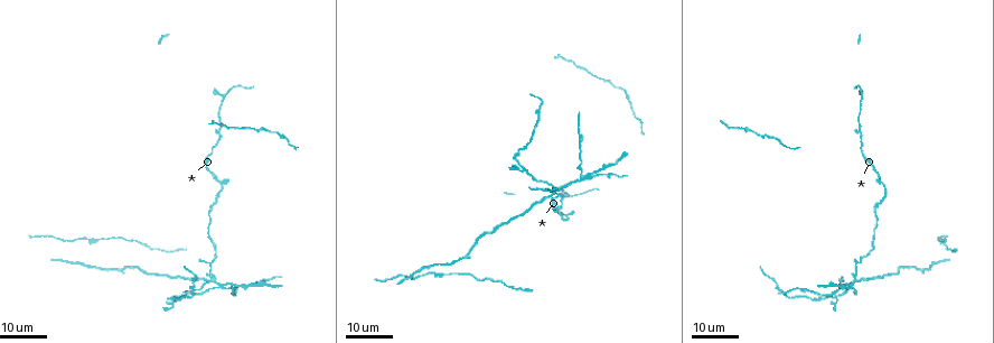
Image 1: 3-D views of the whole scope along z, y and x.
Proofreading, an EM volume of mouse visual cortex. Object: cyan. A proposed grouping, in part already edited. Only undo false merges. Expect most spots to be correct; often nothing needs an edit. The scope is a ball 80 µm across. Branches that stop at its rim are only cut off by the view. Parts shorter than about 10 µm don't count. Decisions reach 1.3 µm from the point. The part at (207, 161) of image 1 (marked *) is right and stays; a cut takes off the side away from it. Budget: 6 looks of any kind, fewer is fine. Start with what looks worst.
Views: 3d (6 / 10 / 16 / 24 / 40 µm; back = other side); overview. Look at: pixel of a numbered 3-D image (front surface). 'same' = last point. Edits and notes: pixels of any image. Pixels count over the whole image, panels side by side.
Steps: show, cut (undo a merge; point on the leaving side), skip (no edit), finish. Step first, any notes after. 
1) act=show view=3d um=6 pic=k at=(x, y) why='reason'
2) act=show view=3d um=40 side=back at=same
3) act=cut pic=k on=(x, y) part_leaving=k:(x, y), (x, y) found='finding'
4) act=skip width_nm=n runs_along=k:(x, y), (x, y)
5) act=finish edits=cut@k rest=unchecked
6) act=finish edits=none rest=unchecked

act=show view=3d um=16 pic=1 at=(211, 279) why='four or more arms meet'

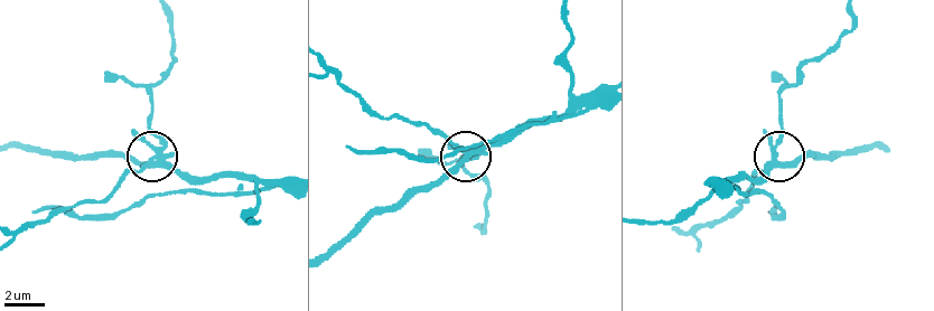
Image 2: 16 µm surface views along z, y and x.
act=show view=3d um=10 pic=2 at=(475, 154)

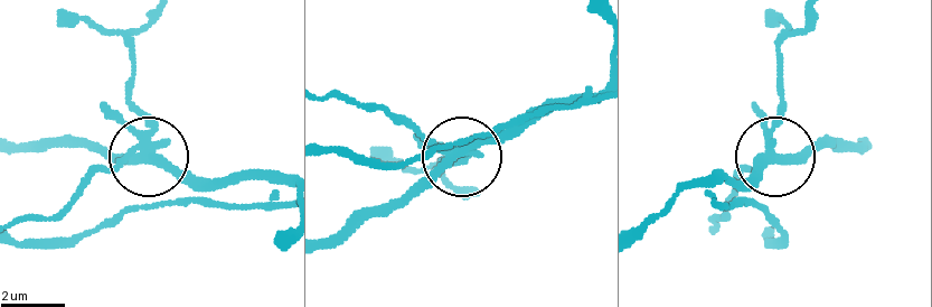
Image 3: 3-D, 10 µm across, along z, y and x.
act=cut pic=3 on=(431, 187) width_nm=300 part_leaving=3:(454, 151), (393, 199), (360, 208), (328, 234) found='a second neuron is stuck on'

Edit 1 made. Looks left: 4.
act=show view=overview why='redraw'

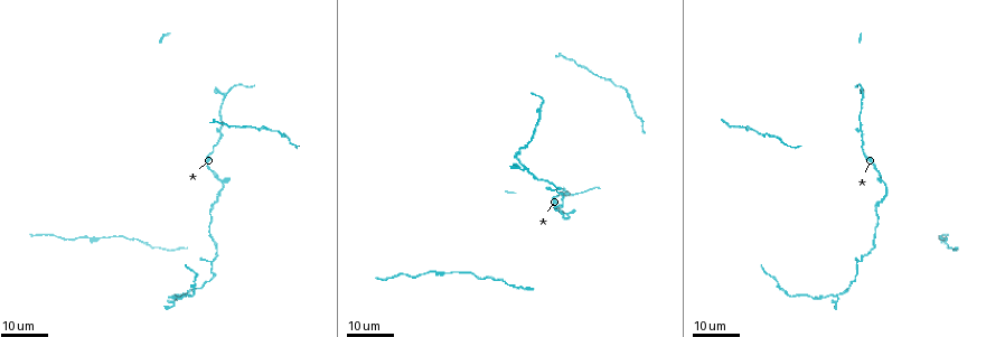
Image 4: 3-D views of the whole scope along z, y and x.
act=show view=3d um=16 pic=4 at=(865, 95) why='three arms meet'

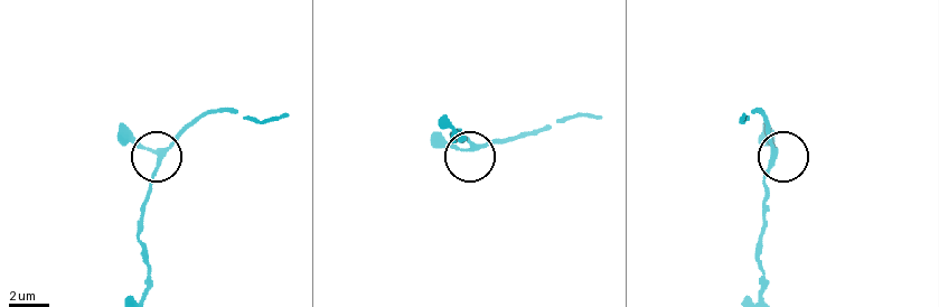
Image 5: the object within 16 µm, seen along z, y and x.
act=show view=3d um=10 pic=5 at=(161, 152) why='zoom in'

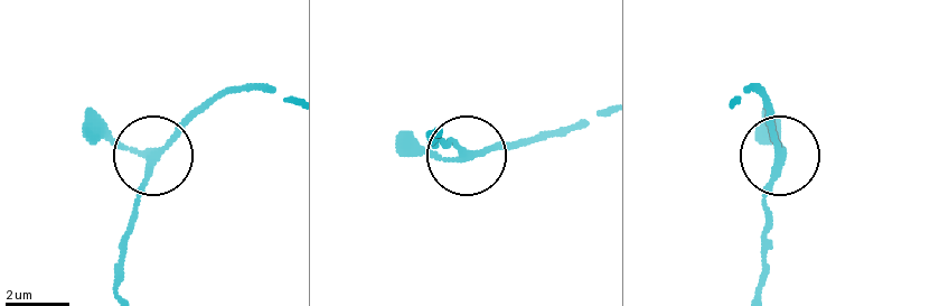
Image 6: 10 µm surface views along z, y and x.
act=skip arms=3 runs_along=6:(115, 290), (121, 242), (148, 156), (92, 108) found='one neuron here'

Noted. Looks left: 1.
act=finish edits=cut@3 rest=unchecked

